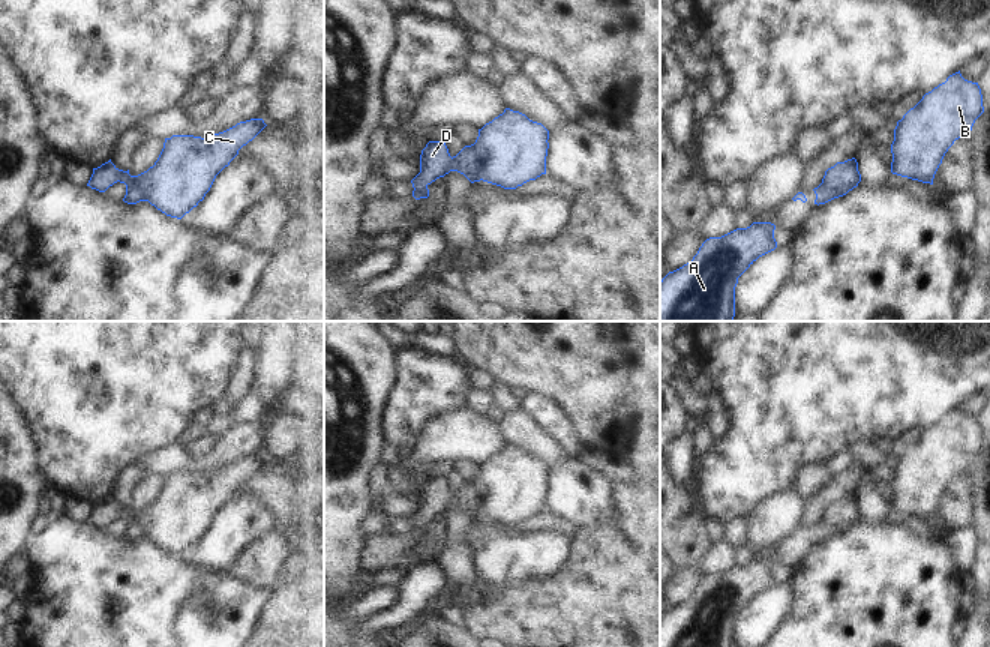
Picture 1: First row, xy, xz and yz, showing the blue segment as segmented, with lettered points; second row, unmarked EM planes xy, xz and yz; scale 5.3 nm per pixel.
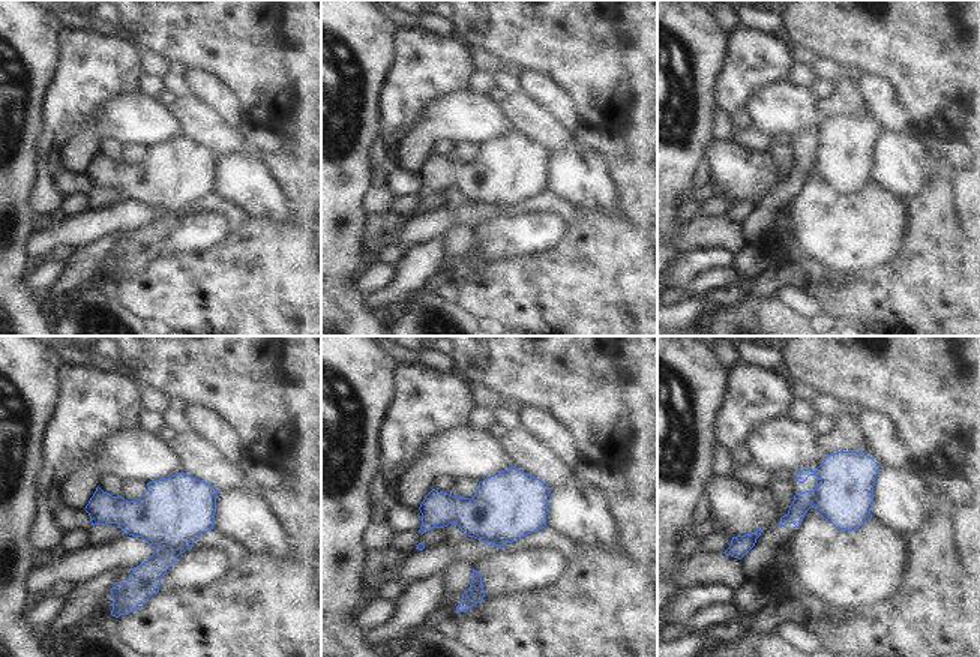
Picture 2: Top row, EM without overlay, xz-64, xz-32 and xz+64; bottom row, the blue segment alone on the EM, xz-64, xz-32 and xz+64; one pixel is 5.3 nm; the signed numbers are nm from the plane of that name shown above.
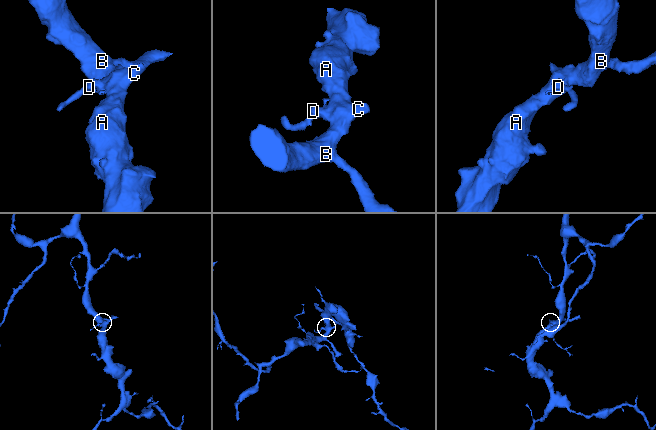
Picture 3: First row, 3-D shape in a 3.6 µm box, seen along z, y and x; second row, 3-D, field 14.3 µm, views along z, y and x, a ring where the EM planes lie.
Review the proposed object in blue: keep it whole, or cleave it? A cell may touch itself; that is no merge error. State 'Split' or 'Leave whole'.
Leave whole.

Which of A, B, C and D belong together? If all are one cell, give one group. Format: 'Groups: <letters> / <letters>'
Groups: A B C D.

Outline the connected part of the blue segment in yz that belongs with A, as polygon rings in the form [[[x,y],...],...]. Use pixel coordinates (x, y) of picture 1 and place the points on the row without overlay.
[[[753,558],[747,564],[706,575],[690,599],[660,617],[660,647],[735,647],[738,614],[759,593],[777,584],[774,566],[771,558]]]

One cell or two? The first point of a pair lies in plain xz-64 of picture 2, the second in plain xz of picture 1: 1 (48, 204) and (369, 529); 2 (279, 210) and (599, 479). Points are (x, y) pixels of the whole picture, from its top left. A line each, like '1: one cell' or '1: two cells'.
1: one cell
2: one cell

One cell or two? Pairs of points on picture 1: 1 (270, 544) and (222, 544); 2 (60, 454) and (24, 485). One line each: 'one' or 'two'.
1: two
2: two

